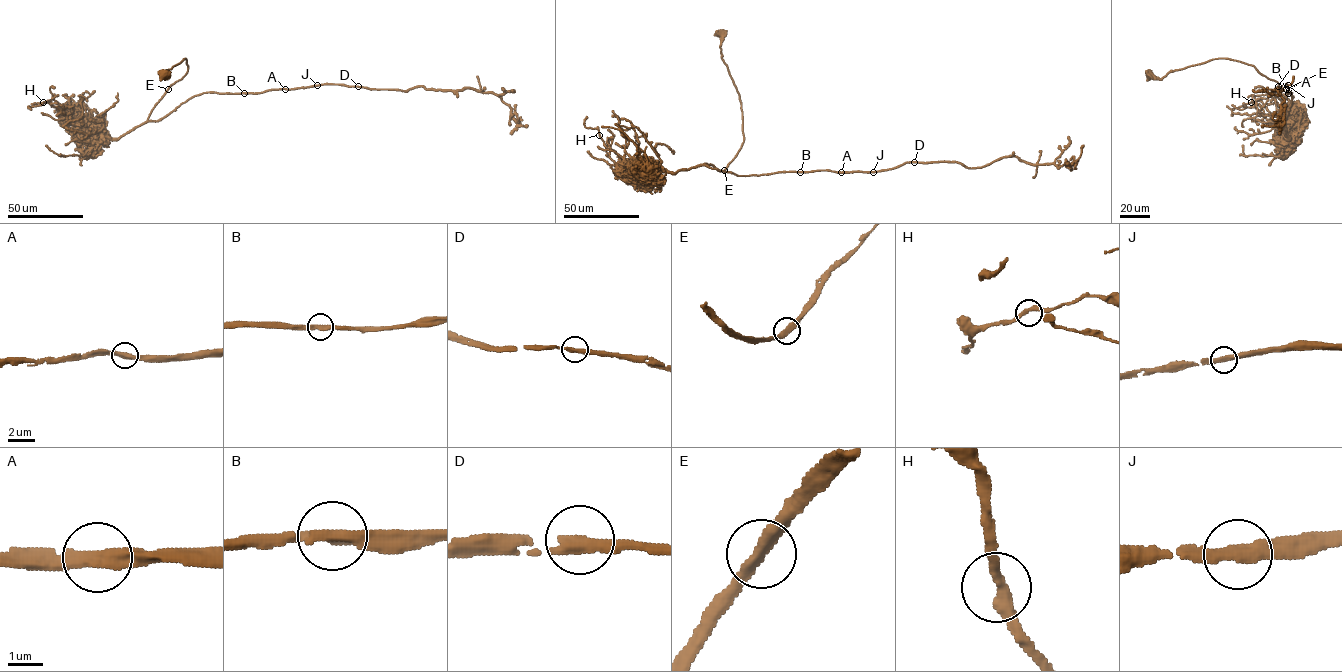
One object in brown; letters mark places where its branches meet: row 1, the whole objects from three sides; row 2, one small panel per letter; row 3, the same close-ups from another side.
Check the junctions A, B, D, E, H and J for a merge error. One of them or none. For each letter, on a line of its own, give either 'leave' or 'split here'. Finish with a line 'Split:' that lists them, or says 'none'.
A: leave
B: leave
D: leave
E: leave
H: leave
J: leave
Split: none

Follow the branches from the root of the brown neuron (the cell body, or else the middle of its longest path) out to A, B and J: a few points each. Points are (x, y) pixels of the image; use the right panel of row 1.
A: (1150, 75), (1161, 79), (1219, 58), (1252, 65), (1287, 90), (1280, 121), (1291, 104), (1288, 89)
B: (1150, 75), (1161, 79), (1219, 58), (1252, 65), (1287, 90), (1280, 121), (1291, 104), (1288, 93)
J: (1150, 75), (1161, 79), (1219, 58), (1252, 65), (1287, 90), (1280, 121), (1291, 104), (1288, 85)

